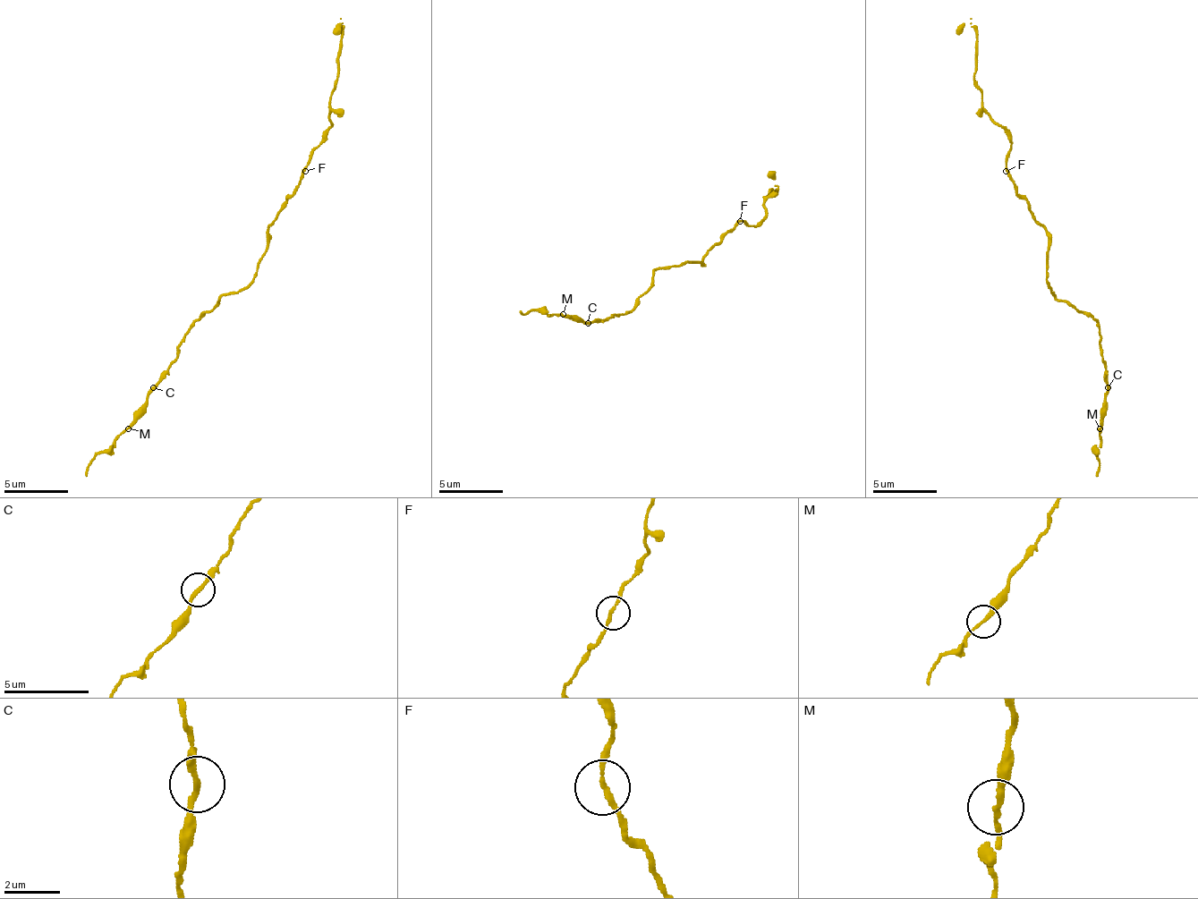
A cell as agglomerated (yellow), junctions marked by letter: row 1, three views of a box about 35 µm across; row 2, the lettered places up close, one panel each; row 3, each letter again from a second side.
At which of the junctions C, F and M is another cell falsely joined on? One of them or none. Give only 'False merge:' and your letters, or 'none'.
False merge: none

